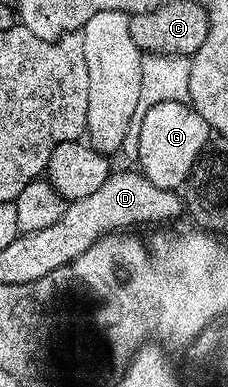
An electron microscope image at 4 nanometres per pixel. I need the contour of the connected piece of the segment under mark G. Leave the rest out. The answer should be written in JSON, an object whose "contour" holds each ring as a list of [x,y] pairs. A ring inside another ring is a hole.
{"contour":[[[188,102],[154,104],[139,119],[134,134],[136,158],[140,161],[139,173],[145,174],[150,184],[158,184],[158,188],[179,191],[200,159],[201,152],[209,145],[208,137],[210,131],[206,120],[202,120],[202,116],[198,116],[196,109]]]}

